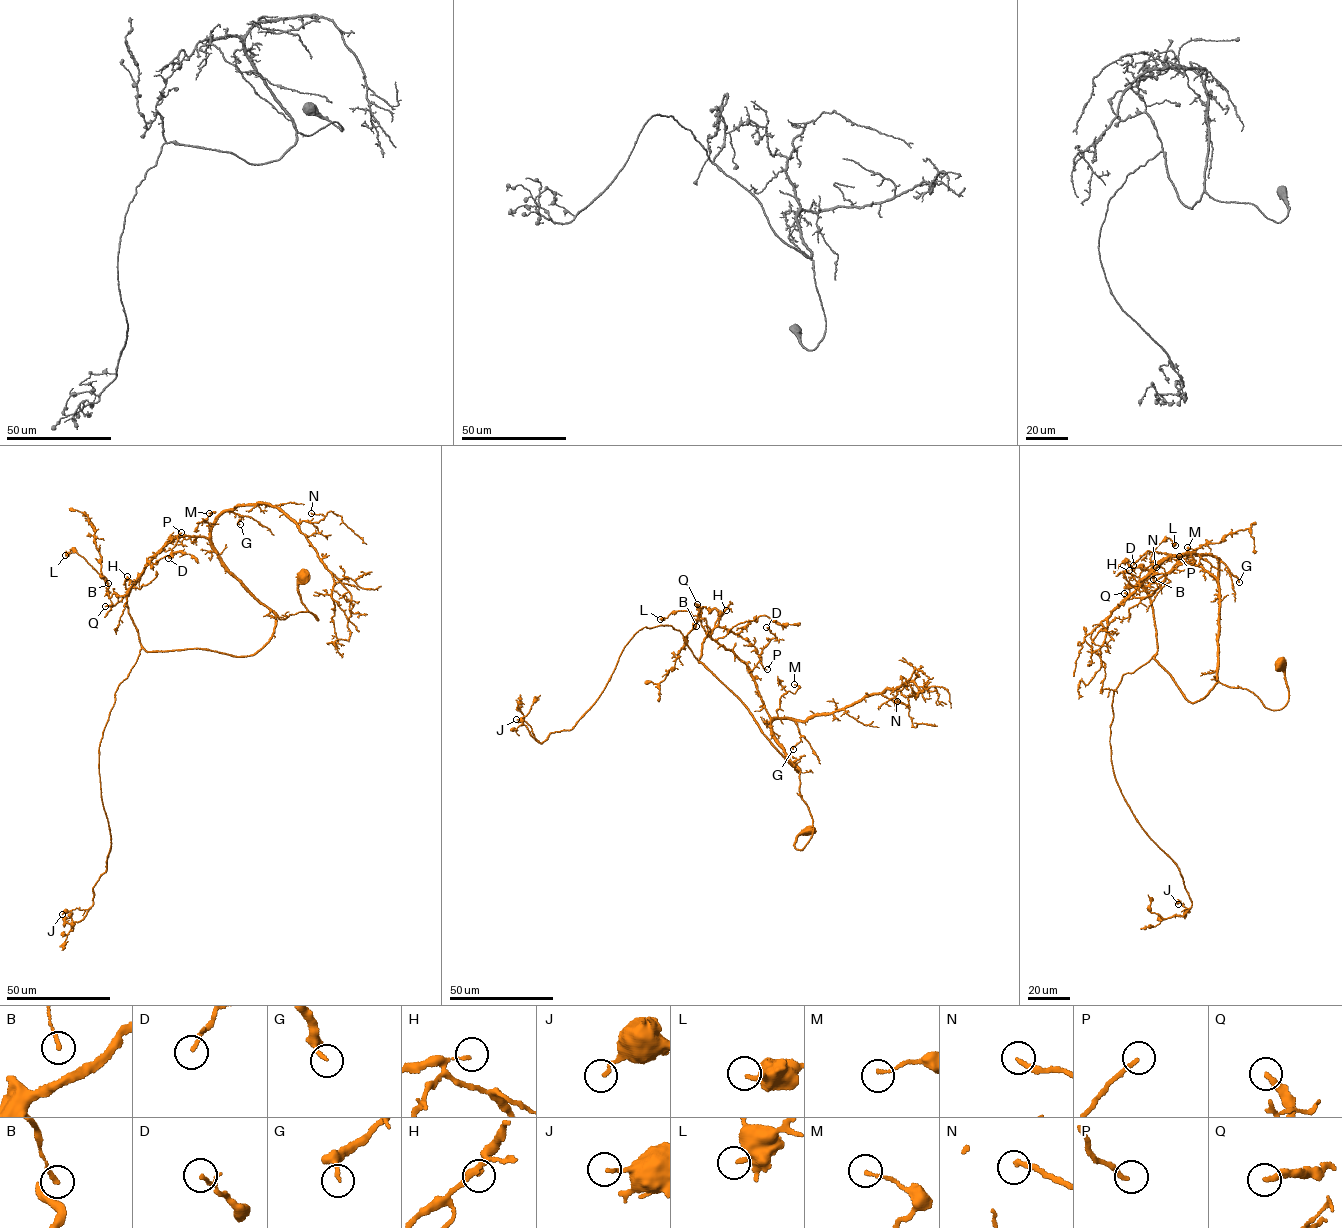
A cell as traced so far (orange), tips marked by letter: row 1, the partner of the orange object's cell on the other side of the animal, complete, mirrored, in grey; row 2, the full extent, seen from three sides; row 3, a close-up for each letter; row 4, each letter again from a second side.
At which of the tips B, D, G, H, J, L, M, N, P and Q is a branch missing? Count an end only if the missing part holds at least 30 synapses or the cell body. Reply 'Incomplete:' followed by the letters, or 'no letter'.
Incomplete: P, Q

